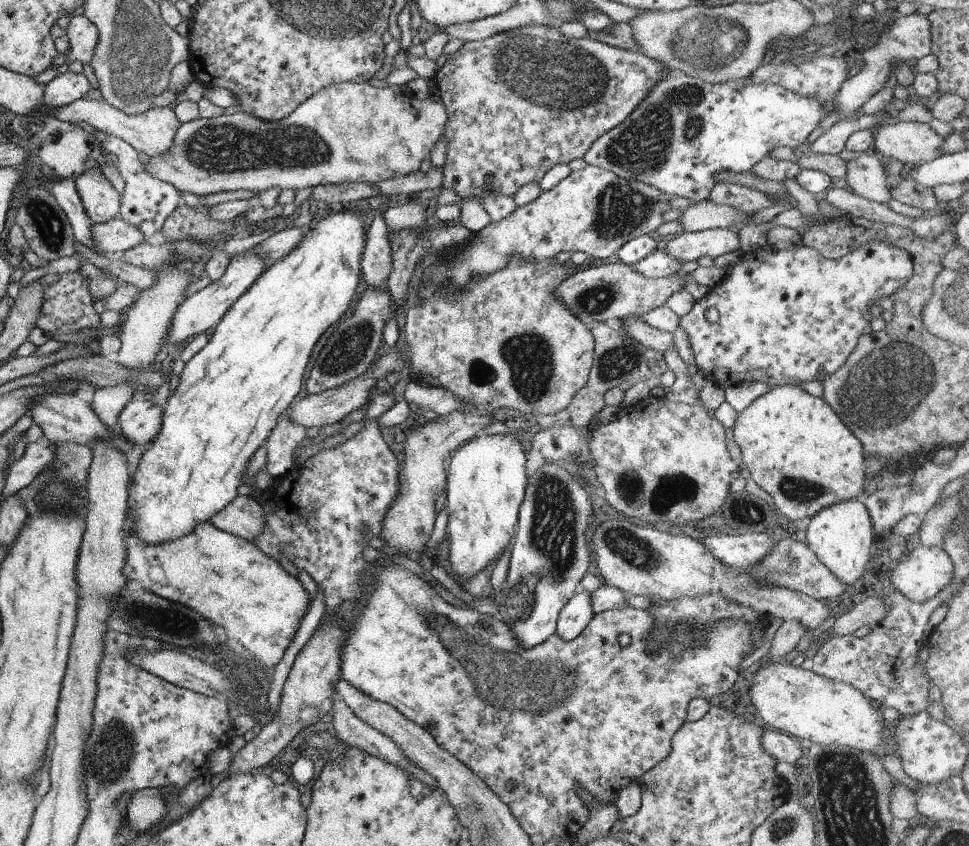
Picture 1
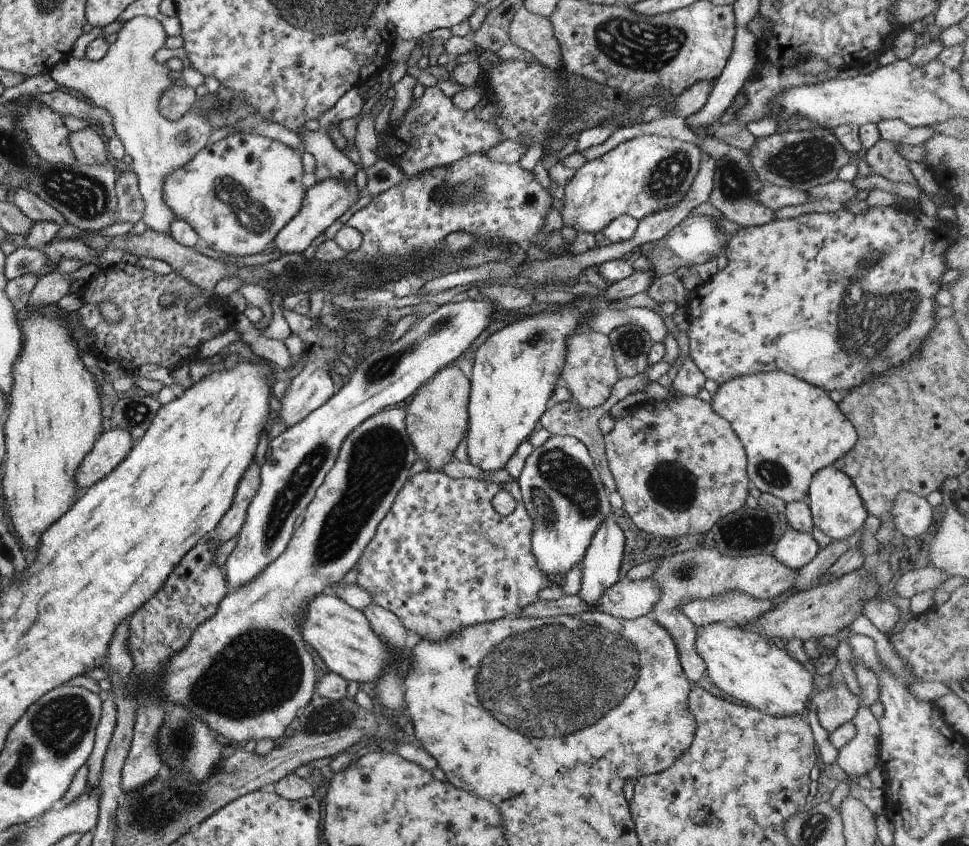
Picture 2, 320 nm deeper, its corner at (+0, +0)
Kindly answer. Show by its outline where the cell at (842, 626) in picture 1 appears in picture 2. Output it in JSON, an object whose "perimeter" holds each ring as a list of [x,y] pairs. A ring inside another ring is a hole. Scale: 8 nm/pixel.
{"perimeter":[[[927,564],[899,576],[893,590],[903,598],[911,598],[913,595],[939,588],[941,584],[950,578],[951,576],[947,573]]]}

